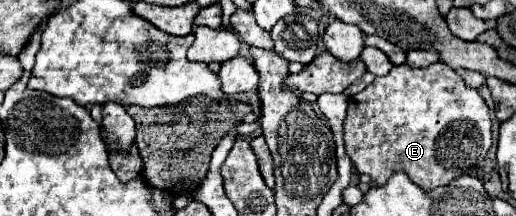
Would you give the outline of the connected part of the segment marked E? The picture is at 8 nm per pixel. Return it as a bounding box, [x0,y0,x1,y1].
[344,62,492,190]

